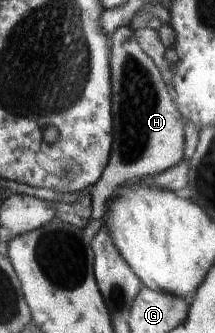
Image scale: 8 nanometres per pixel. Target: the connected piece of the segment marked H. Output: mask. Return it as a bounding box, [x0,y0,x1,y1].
[83,26,185,241]

